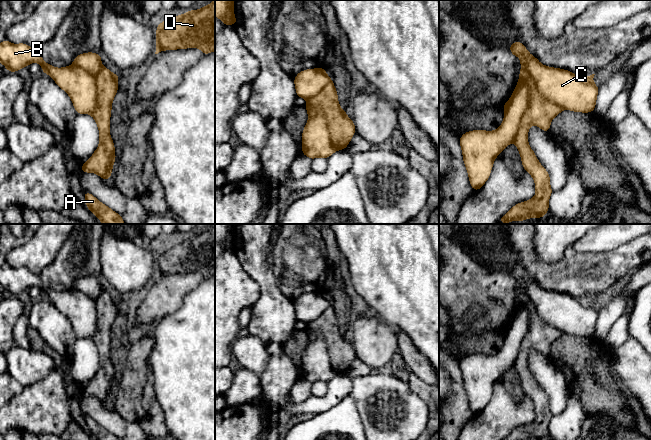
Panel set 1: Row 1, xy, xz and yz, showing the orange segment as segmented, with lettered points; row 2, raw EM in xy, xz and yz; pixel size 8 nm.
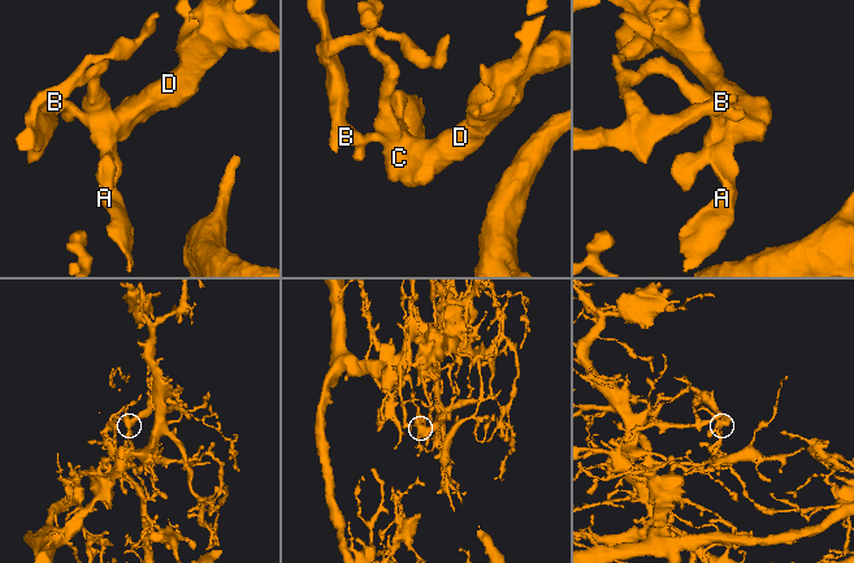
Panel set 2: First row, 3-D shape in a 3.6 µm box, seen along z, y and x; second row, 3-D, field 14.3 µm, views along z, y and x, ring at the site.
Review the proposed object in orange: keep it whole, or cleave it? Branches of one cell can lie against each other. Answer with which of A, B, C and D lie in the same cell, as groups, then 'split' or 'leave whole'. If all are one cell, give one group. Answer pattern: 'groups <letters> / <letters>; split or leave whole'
groups A D / B C; split

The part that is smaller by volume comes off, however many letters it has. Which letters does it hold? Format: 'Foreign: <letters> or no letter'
Foreign: A, D

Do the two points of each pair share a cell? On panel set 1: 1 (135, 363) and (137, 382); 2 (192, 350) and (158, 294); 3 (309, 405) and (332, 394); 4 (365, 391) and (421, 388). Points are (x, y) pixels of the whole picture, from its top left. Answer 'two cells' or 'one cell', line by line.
1: one cell
2: two cells
3: one cell
4: two cells

